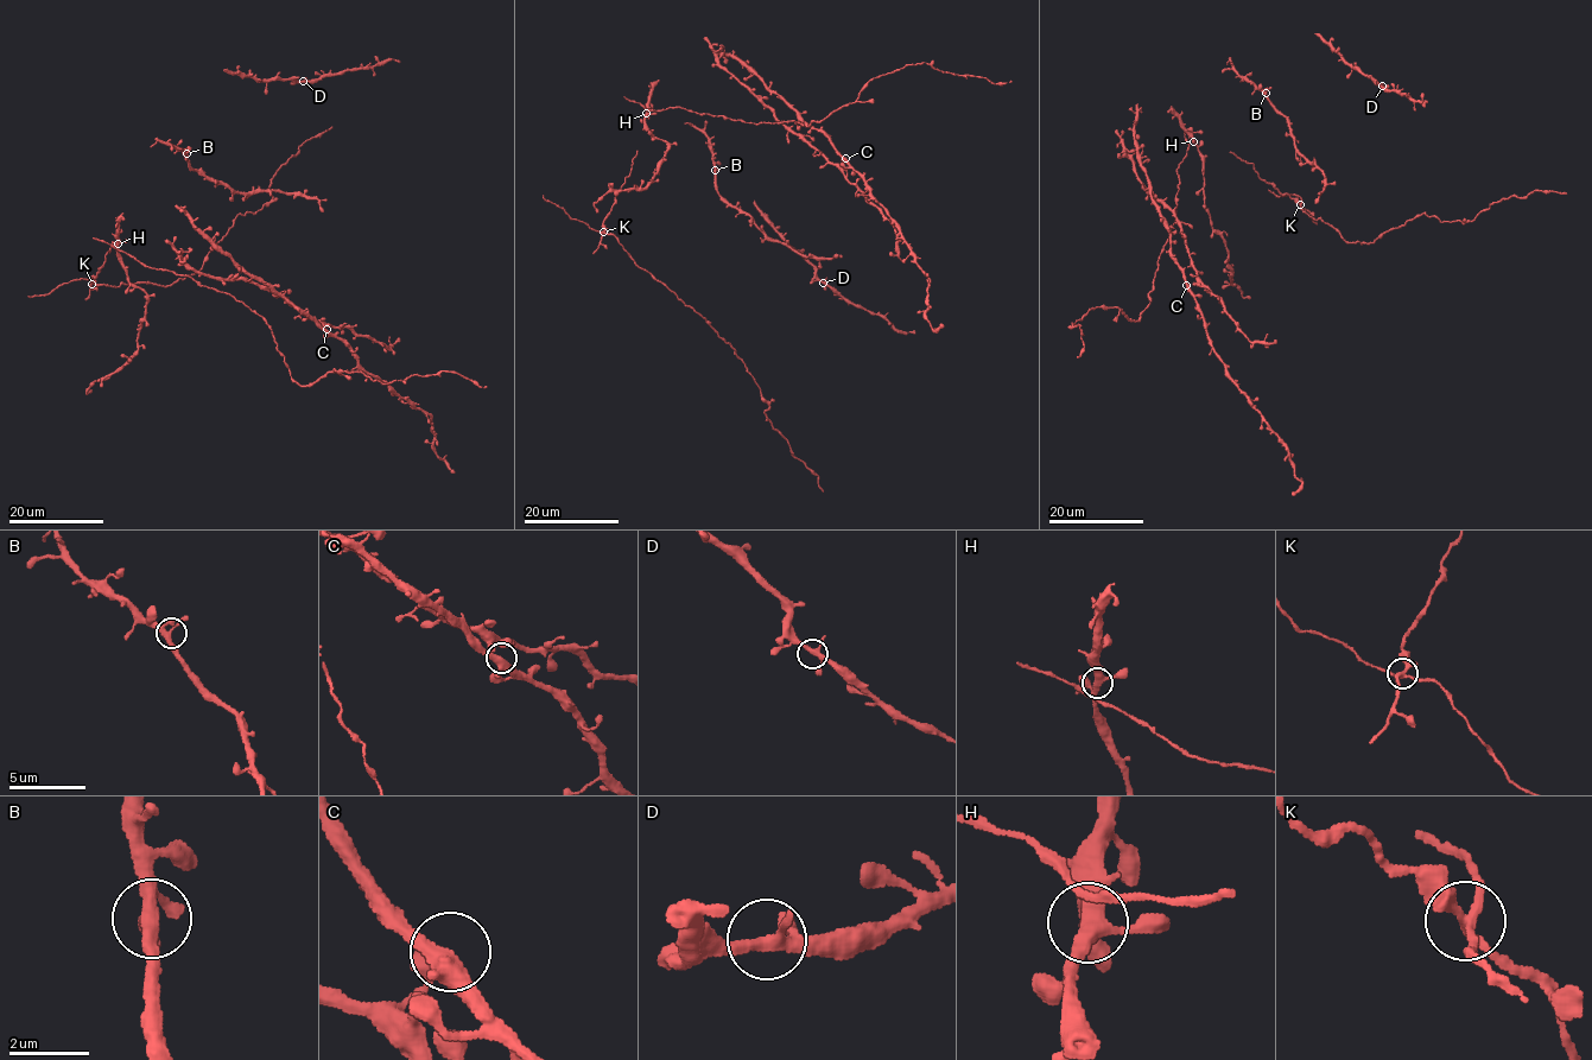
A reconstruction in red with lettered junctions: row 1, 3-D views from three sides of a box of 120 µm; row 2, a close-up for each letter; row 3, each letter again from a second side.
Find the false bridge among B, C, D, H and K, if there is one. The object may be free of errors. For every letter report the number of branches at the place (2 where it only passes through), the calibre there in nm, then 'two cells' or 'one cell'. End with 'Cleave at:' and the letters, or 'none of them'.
B: 4 branches meet; 300 nm thick; one cell
C: 4 branches meet; 340 nm thick; one cell
D: 4 branches meet; 280 nm thick; one cell
H: 4 branches meet; 340 nm thick; one cell
K: 4 branches meet; 260 nm thick; two cells
Cleave at: K

